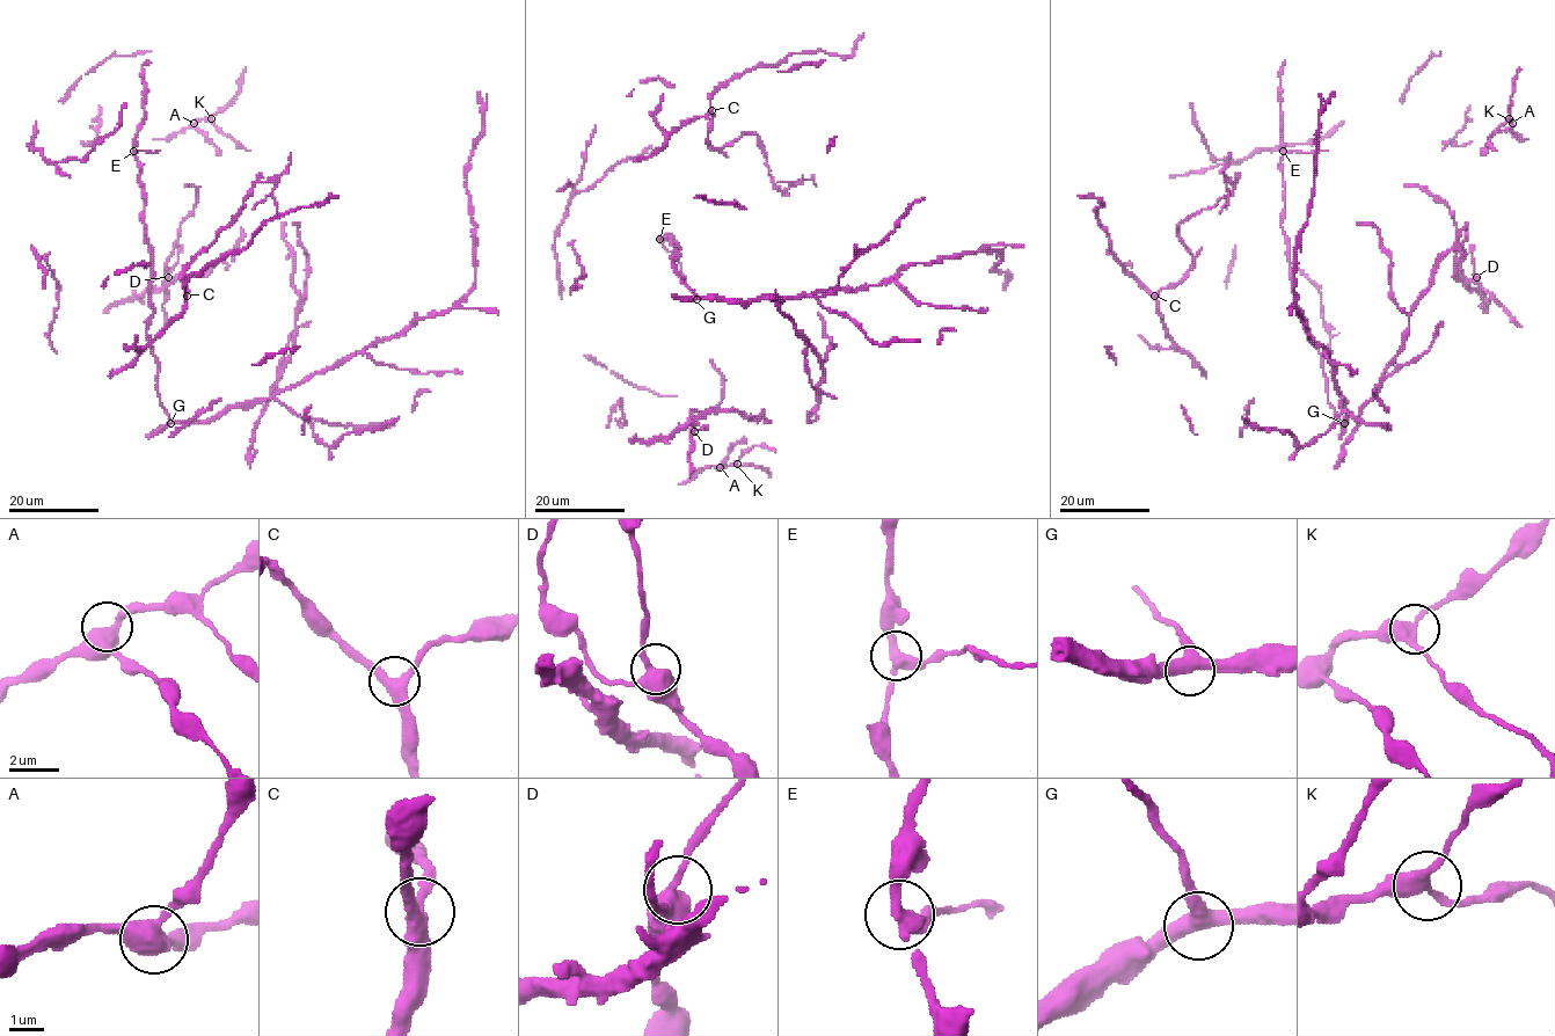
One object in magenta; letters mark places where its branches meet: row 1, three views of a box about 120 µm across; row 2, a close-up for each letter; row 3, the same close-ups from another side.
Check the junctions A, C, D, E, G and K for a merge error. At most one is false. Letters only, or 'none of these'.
E

